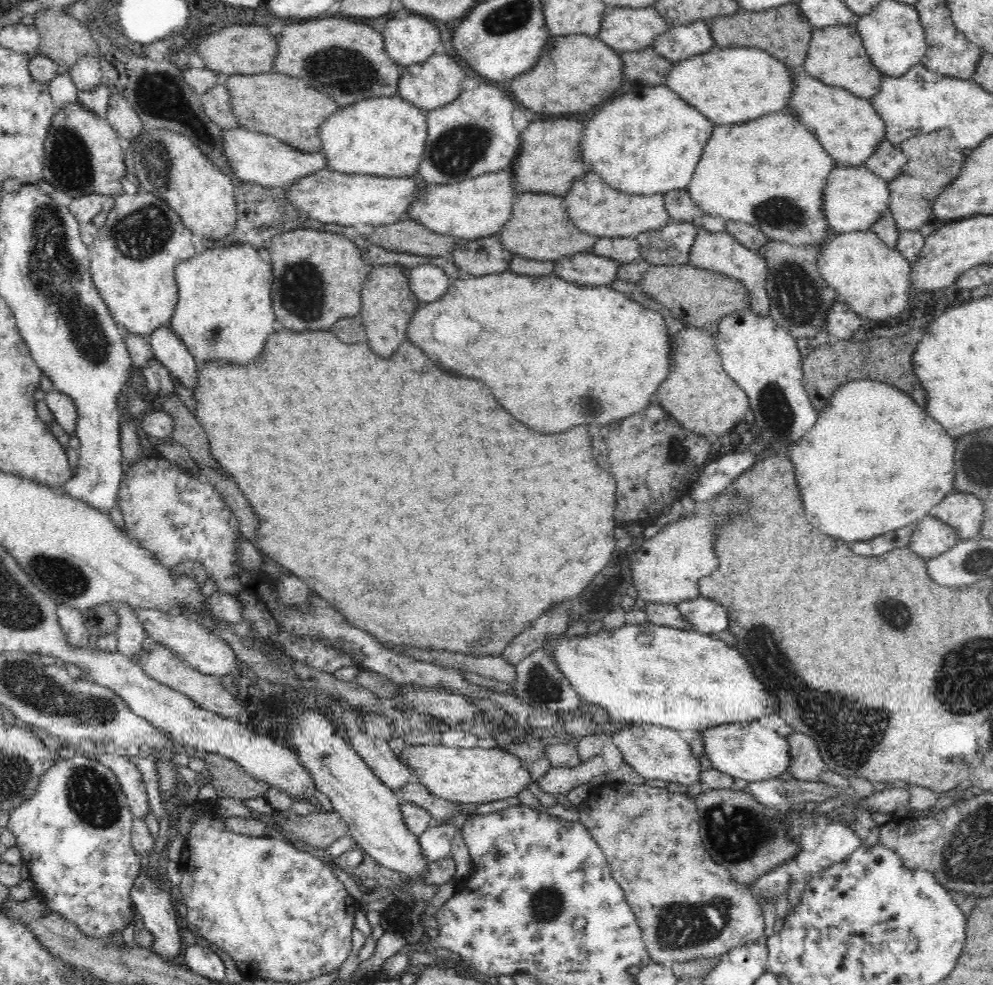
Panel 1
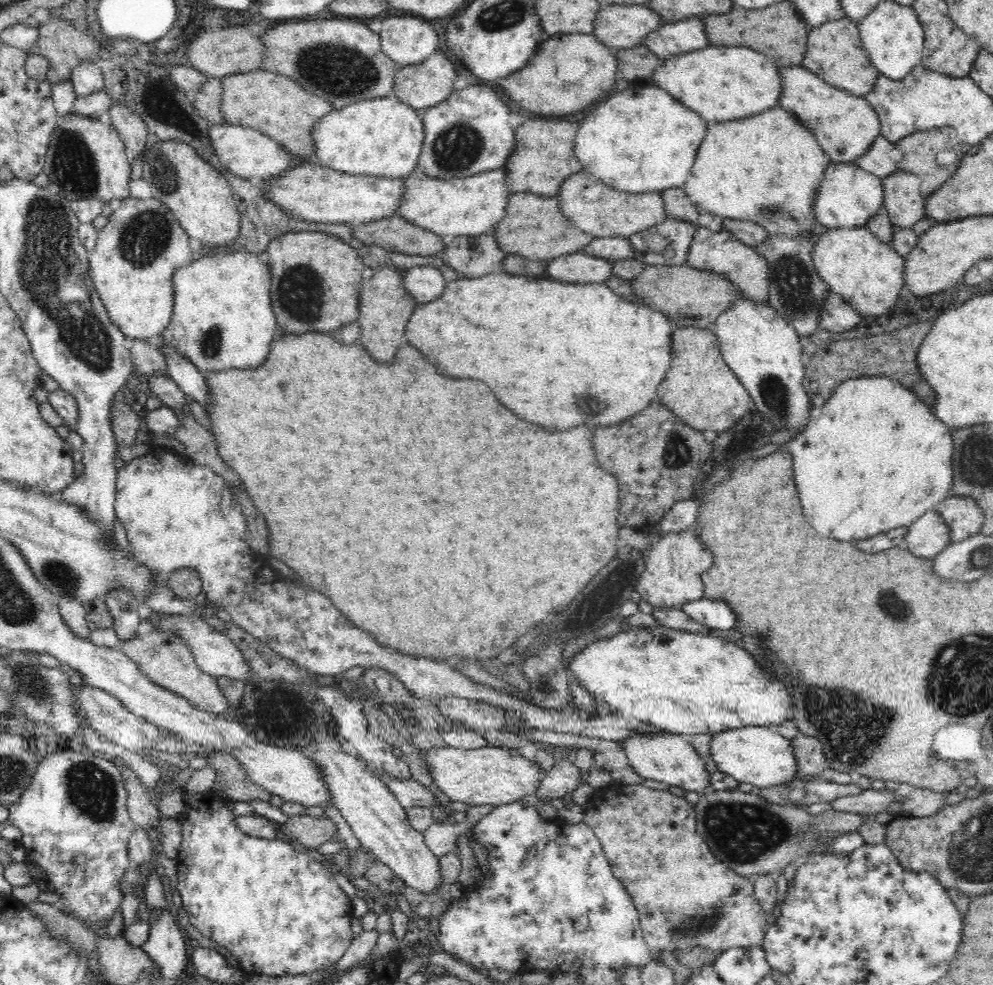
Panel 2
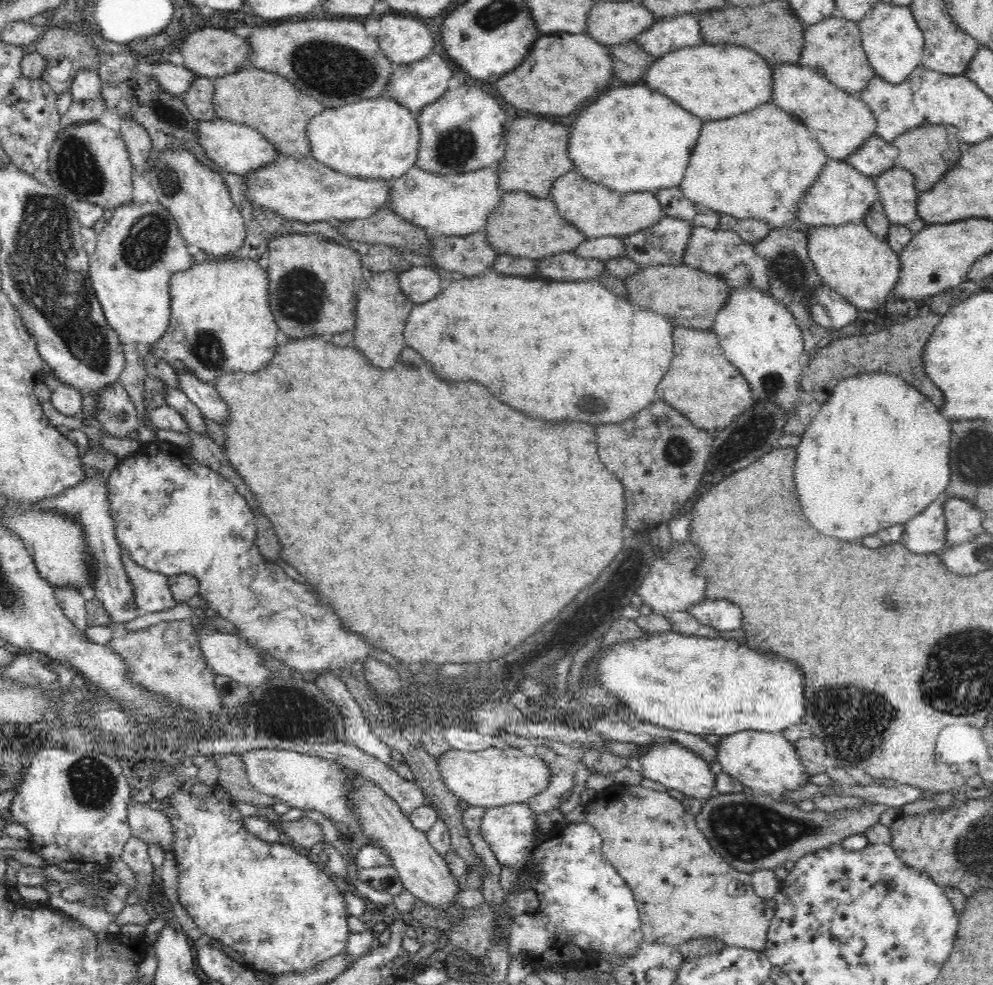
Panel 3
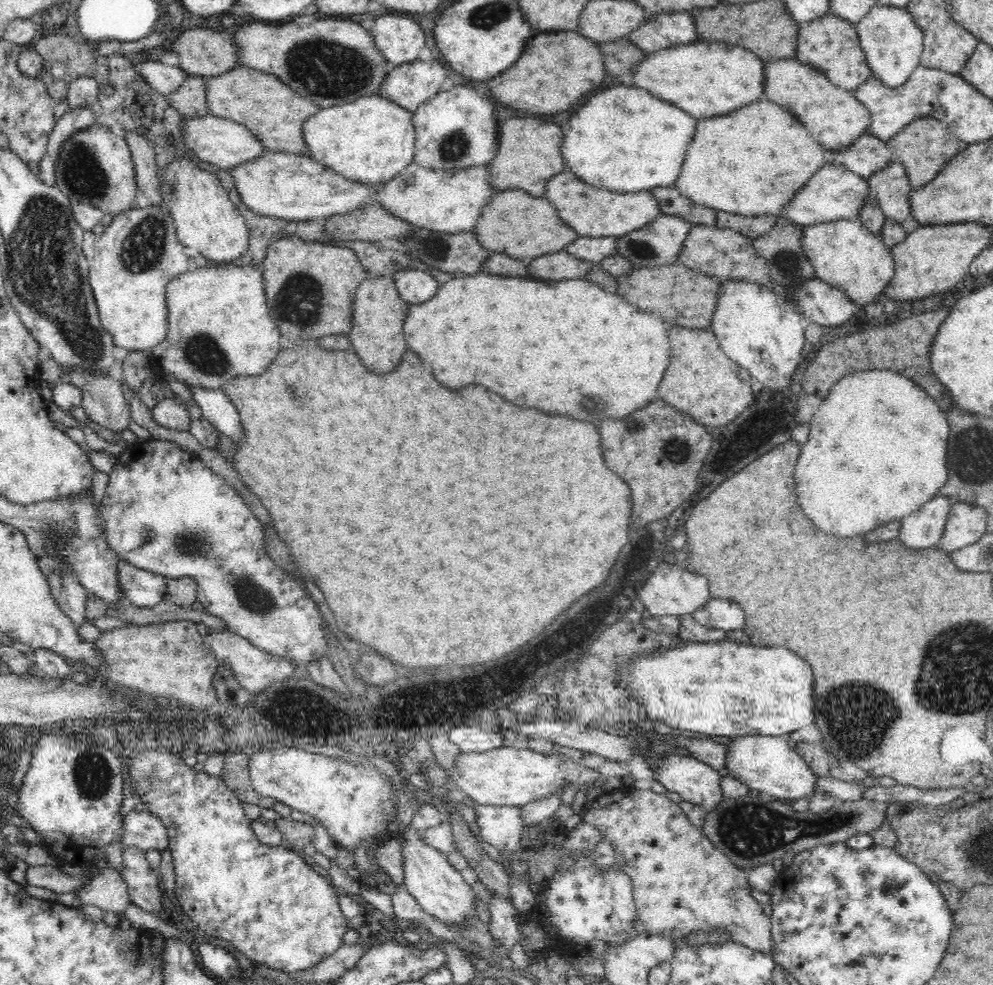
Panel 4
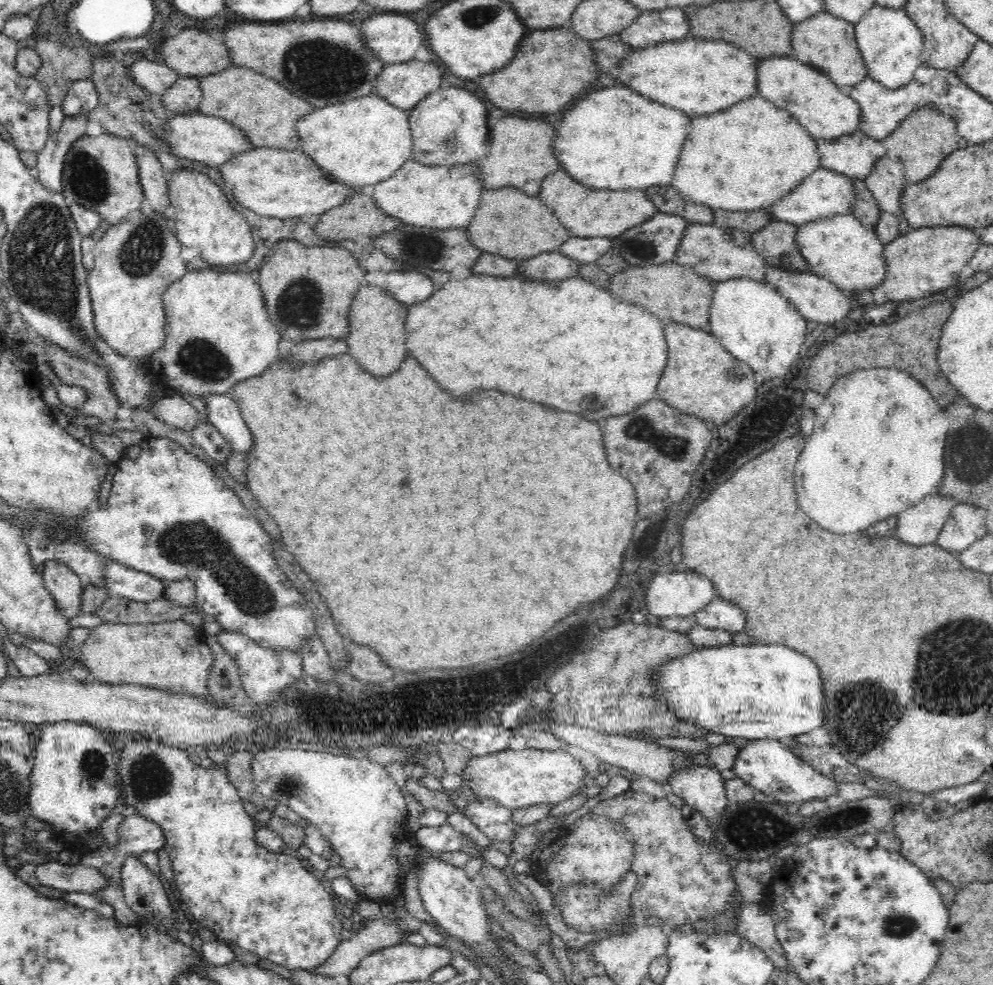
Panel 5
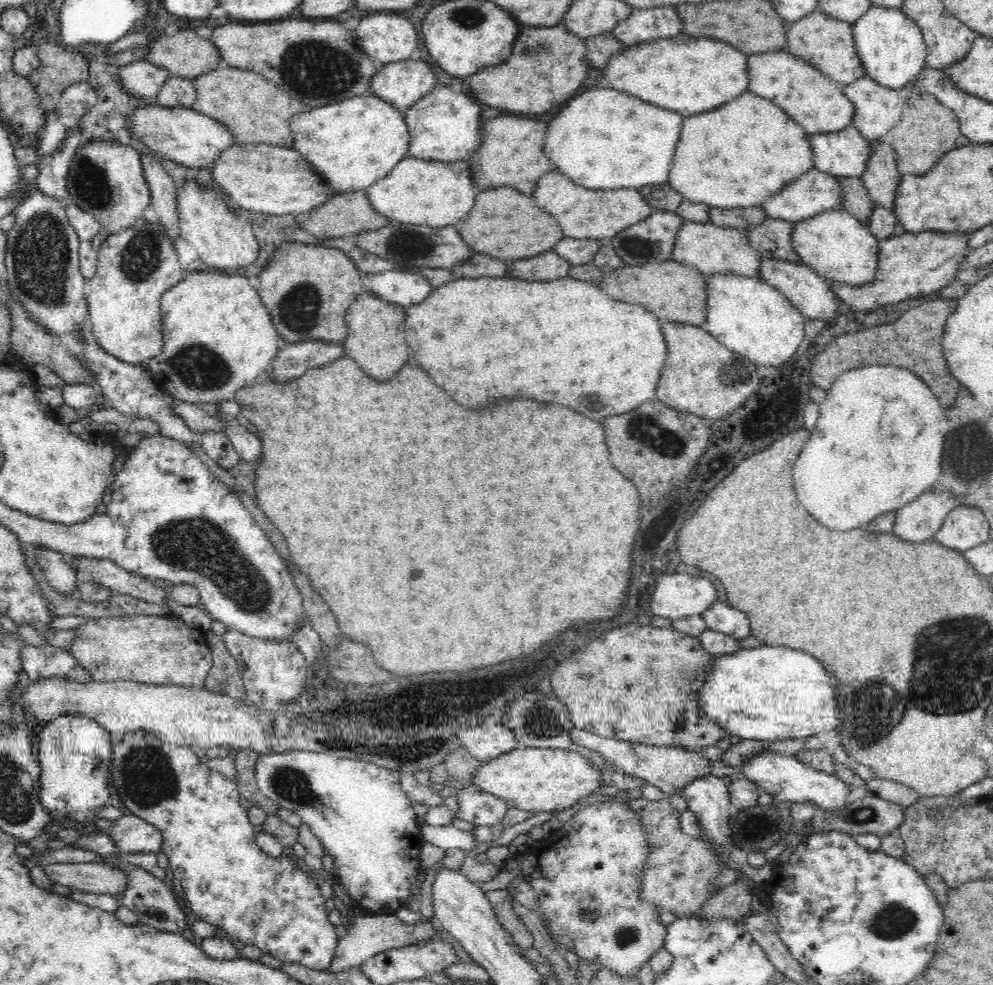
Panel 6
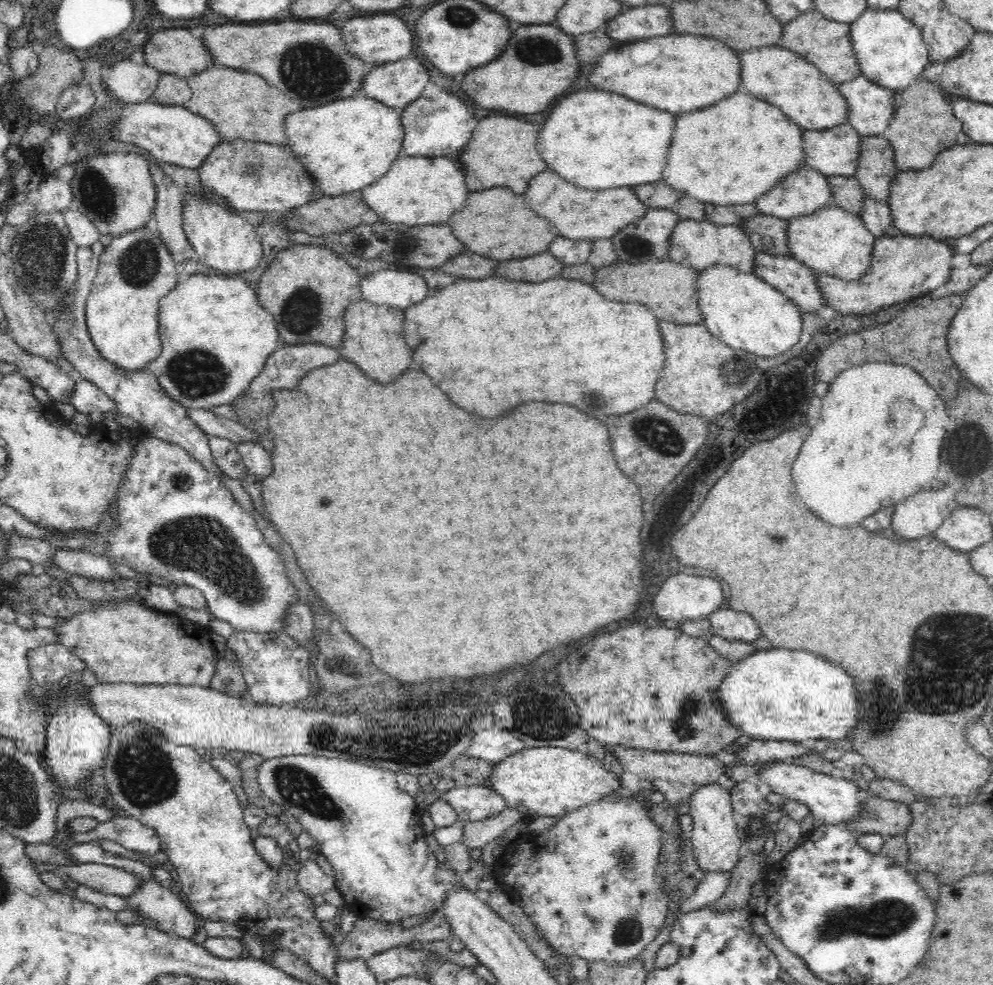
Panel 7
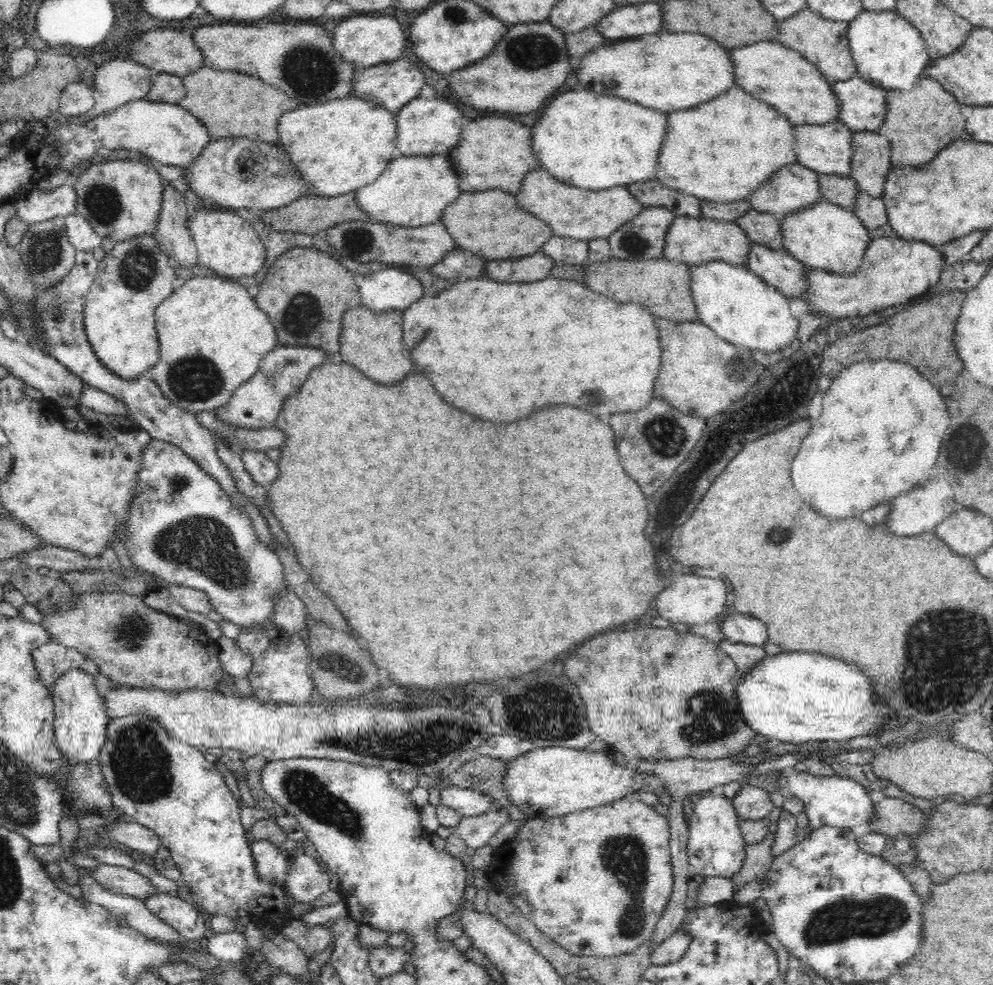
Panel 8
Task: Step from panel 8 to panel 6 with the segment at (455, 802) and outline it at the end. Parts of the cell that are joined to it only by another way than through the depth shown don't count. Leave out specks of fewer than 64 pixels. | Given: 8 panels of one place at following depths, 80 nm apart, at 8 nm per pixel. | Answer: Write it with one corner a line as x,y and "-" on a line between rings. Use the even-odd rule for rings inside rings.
463,784
456,792
456,800
458,810
455,816
476,826
494,826
505,815
508,807
502,798
474,784

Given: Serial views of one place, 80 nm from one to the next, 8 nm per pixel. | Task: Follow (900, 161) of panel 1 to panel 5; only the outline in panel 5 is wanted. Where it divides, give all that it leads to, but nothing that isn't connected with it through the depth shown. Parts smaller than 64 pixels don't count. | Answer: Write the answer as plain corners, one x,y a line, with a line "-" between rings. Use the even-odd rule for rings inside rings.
854,129
851,133
840,135
835,139
819,138
815,140
815,149
819,154
819,167
826,170
833,170
848,176
849,178
859,178
864,180
870,169
874,166
874,161
888,151
885,142
874,140
866,136
862,130

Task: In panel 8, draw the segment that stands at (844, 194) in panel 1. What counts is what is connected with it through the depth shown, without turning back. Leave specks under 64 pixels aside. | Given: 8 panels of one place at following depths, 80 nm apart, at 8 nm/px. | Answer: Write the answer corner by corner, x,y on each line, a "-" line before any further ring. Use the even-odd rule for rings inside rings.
792,161
781,166
764,184
760,184
758,190
754,190
750,196
745,198
753,210
774,214
781,221
786,214
802,210
802,207
810,206
822,200
817,183
817,173
806,168
802,163

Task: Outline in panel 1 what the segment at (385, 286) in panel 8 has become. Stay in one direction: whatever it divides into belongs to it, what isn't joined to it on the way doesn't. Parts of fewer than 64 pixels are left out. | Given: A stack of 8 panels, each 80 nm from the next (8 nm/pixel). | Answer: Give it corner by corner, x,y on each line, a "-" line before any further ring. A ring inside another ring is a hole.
418,265
408,271
408,283
411,293
420,304
438,300
449,285
445,271
436,265

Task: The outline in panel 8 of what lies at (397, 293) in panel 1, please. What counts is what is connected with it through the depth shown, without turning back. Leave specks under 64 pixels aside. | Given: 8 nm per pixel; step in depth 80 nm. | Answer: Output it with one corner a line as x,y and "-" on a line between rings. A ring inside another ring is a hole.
361,304
347,310
341,324
337,359
355,366
368,378
380,384
390,384
406,378
412,370
412,358
410,350
406,350
404,346
402,315
397,310
374,313

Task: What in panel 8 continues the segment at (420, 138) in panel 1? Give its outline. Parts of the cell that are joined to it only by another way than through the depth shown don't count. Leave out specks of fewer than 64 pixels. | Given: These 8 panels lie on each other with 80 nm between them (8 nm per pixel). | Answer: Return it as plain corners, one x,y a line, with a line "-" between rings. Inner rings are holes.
350,96
308,106
302,104
300,108
282,114
277,126
276,144
286,152
295,171
304,181
305,190
312,190
317,197
337,197
373,183
397,155
395,114
372,100

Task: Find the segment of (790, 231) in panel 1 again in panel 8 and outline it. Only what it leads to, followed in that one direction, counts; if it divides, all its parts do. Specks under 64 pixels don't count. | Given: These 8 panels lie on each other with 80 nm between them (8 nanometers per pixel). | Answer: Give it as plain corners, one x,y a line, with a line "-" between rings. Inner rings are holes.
732,85
720,94
714,95
708,102
668,114
666,136
658,153
656,178
665,187
684,191
699,199
707,198
720,202
742,200
764,180
770,178
774,171
786,163
796,161
794,148
793,124
775,108
764,101
752,98
741,88

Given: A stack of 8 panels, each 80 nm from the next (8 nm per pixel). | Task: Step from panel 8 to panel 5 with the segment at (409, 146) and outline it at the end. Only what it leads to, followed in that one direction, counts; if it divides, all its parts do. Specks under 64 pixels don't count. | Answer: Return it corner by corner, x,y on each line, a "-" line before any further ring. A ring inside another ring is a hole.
454,86
448,88
439,88
426,95
409,113
409,125
413,136
413,146
411,148
410,159
426,165
465,165
470,162
476,162
478,158
482,158
482,150
486,150
486,108
482,104
482,100
478,98
478,94
472,94
468,90
462,90
462,88
454,88

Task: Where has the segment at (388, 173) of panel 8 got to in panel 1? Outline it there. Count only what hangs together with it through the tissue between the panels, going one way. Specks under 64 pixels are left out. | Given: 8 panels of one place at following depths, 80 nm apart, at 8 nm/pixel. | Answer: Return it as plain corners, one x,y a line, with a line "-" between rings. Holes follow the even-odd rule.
506,168
460,182
425,183
406,210
406,217
435,234
470,241
496,234
502,222
510,218
510,202
514,202
514,192
510,190
510,170

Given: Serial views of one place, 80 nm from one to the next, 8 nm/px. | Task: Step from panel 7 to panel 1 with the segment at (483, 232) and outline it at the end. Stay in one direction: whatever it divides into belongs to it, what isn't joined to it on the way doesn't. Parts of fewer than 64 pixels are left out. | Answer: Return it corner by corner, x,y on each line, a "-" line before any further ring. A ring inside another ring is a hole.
518,194
512,206
510,220
500,230
500,242
504,250
526,256
530,260
558,260
562,256
586,252
598,237
582,234
568,218
562,198
546,194

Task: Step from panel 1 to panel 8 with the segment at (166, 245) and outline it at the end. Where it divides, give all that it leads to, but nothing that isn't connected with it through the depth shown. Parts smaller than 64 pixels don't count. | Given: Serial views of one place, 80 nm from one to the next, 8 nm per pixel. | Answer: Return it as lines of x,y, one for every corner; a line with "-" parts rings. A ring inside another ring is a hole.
155,236
116,243
99,262
95,282
85,300
83,323
92,351
114,376
133,381
158,364
155,312
173,293
175,268
160,251

